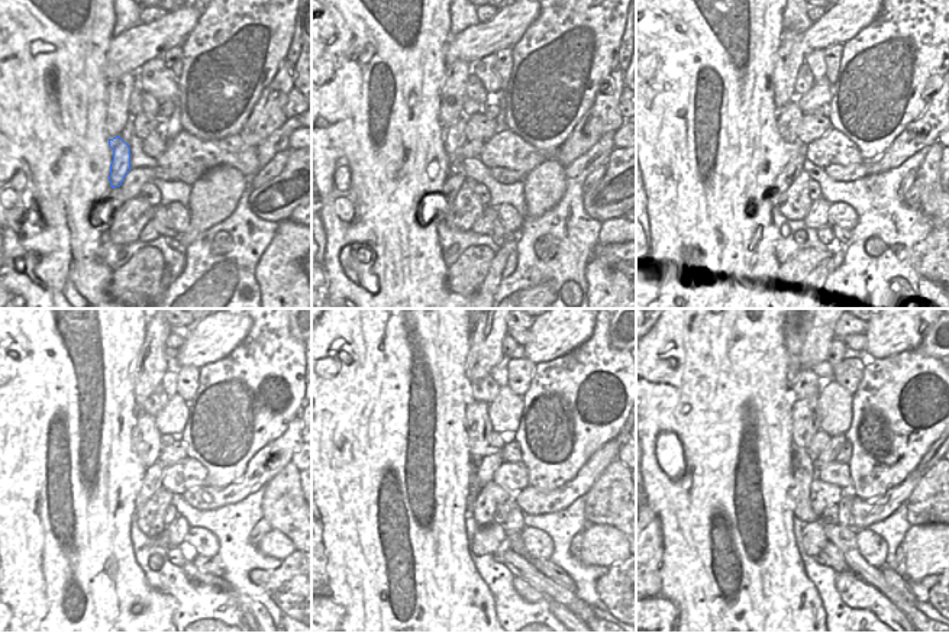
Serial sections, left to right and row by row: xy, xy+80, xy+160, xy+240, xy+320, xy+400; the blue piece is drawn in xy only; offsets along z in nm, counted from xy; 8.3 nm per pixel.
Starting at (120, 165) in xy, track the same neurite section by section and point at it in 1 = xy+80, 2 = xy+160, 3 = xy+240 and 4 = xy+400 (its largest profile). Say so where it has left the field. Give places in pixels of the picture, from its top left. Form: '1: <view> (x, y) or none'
1: xy+80 (455, 136)
2: xy+160 (788, 119)
3: xy+240 (147, 443)
4: xy+400 (806, 425)

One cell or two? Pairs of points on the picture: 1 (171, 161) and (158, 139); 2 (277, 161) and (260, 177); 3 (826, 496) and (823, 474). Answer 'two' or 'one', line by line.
1: two
2: one
3: two

